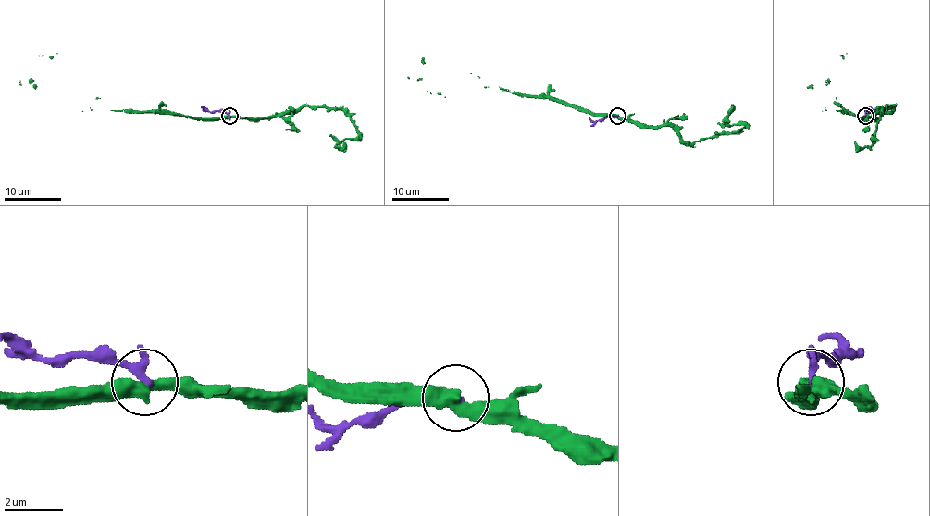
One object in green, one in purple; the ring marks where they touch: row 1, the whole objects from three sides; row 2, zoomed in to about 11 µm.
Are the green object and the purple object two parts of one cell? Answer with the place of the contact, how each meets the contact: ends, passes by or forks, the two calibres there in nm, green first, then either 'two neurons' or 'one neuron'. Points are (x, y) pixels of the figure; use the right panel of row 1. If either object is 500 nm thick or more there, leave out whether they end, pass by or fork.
at (865, 116); green passes by; purple passes by; 480 nm thick on the green side, 200 nm on the other; two neurons

